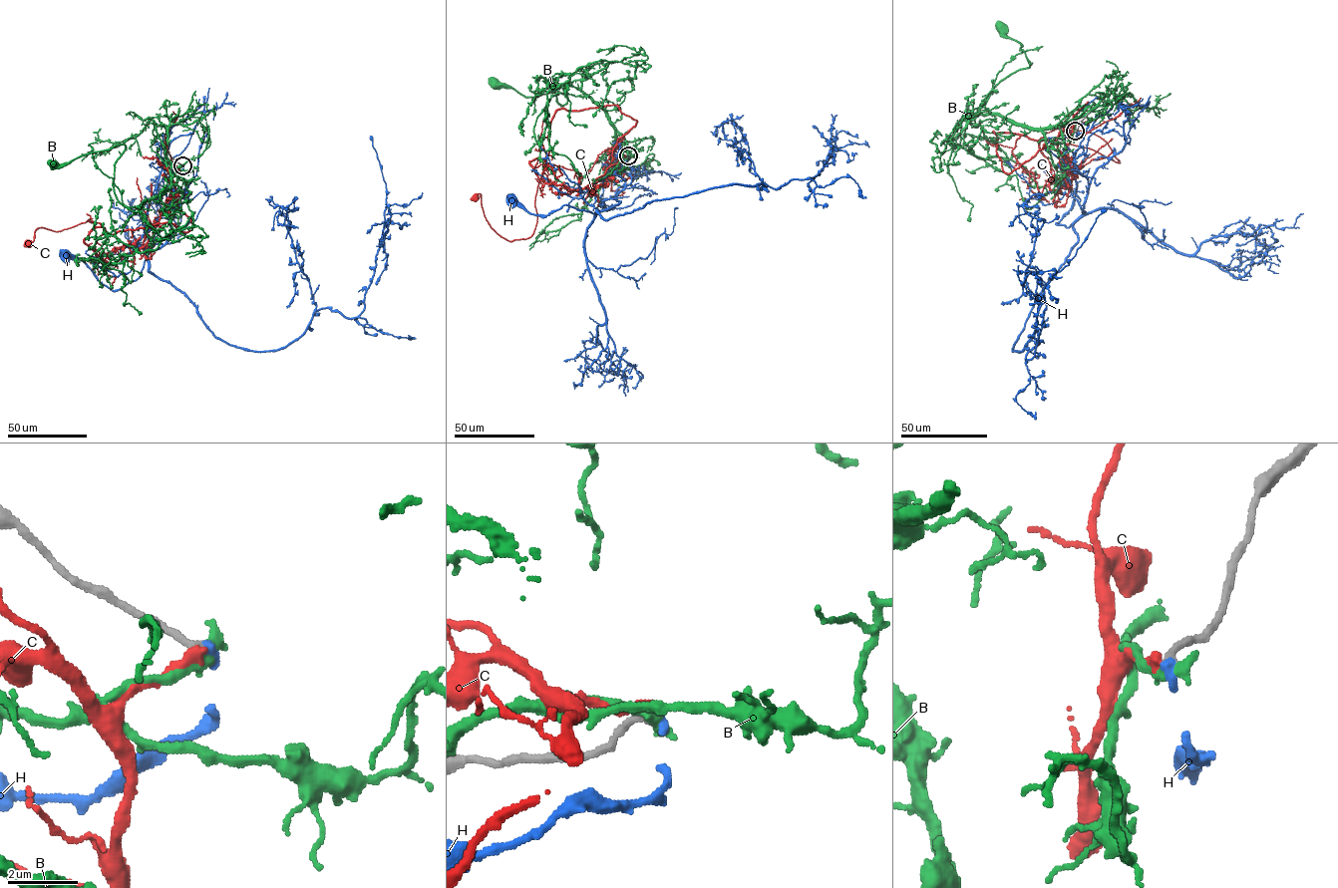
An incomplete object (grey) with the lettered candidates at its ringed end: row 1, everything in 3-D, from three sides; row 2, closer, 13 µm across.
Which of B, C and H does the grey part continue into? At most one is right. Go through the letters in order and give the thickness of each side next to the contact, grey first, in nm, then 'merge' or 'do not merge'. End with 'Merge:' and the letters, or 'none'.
B: 240/400 nm | do not merge
C: 260/320 nm | do not merge
H: 240/260 nm | merge
Merge: H

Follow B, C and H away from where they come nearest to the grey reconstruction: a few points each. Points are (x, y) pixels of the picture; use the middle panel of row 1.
B: (628, 155), (611, 155), (613, 125), (580, 91), (557, 88), (562, 105), (564, 95), (525, 97), (495, 82)
C: (628, 155), (571, 189), (539, 178), (529, 161), (545, 158), (527, 238), (501, 236), (475, 197)
H: (628, 155), (609, 171), (625, 182), (616, 197), (620, 203), (596, 213), (563, 205), (532, 214), (513, 198)

